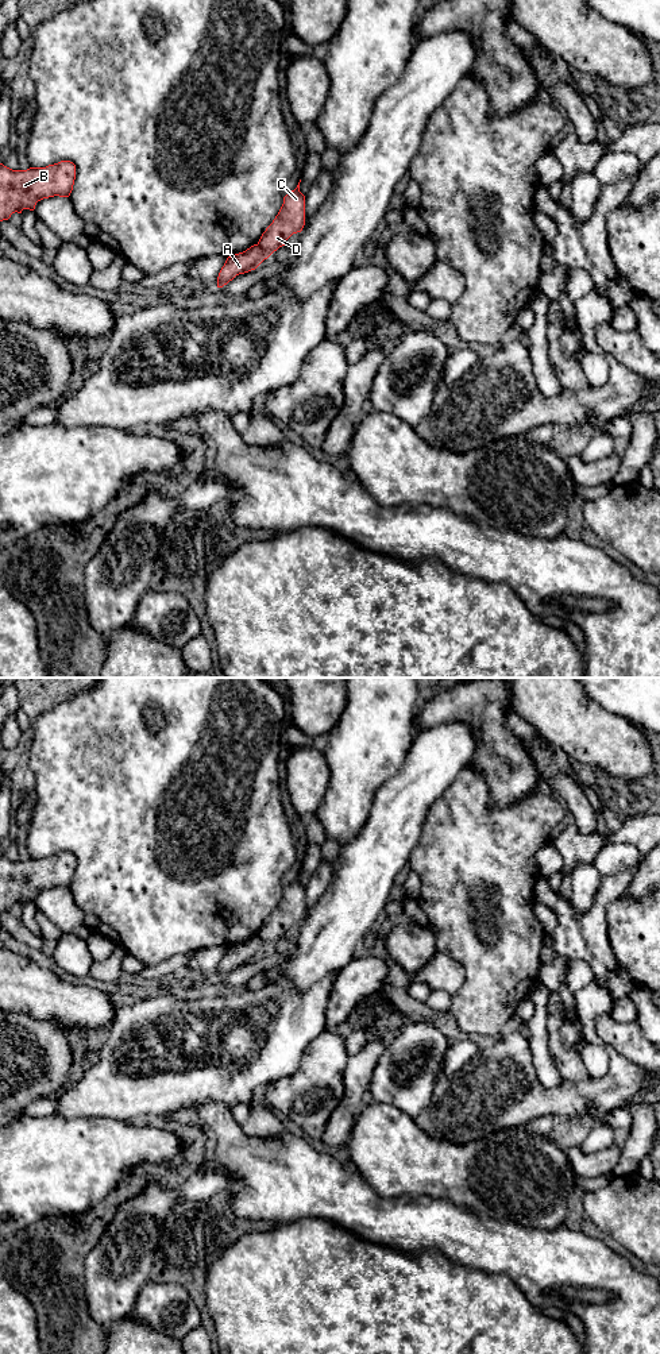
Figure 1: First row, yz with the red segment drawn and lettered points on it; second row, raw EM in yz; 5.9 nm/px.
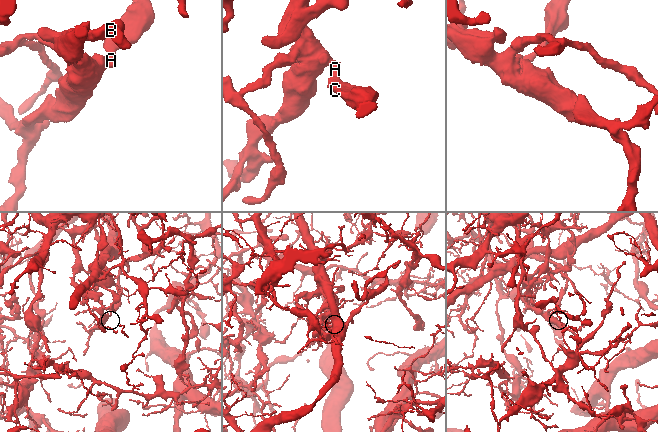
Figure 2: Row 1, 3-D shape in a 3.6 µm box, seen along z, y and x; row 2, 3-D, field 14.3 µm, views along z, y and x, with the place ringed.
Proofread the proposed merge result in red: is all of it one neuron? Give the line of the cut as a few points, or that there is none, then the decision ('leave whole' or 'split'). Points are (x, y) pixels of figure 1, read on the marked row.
yz (258, 243), (267, 257) | split

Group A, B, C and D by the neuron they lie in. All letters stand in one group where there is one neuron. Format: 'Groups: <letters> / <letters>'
Groups: A / B C D

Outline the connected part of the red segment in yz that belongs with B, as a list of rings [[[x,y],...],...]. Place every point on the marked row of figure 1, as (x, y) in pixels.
[[[70,161],[27,170],[12,170],[0,163],[0,221],[23,209],[34,211],[43,198],[69,197],[74,180],[76,165]]]

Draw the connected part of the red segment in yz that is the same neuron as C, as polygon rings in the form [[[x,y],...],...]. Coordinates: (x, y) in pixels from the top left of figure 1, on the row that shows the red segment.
[[[300,182],[294,190],[283,197],[283,204],[273,223],[262,234],[258,244],[270,256],[285,242],[305,225],[305,196],[300,192]]]

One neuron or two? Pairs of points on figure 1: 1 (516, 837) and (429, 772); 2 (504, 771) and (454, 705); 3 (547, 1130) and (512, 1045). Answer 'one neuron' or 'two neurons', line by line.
1: two neurons
2: one neuron
3: two neurons

